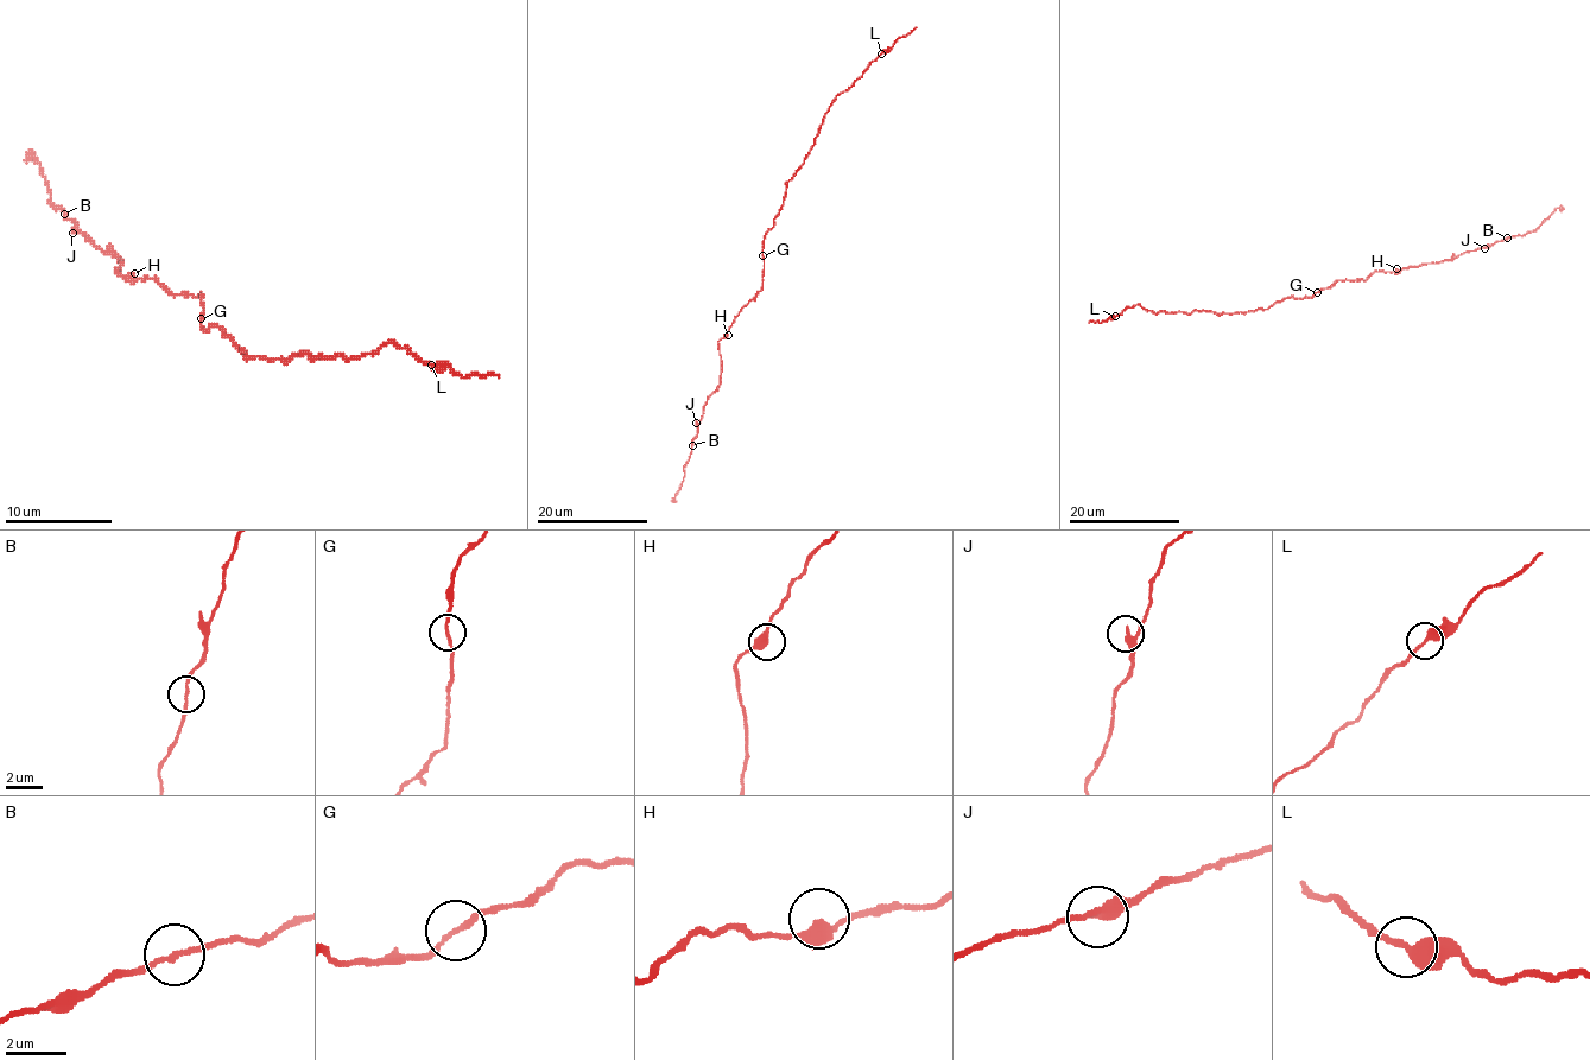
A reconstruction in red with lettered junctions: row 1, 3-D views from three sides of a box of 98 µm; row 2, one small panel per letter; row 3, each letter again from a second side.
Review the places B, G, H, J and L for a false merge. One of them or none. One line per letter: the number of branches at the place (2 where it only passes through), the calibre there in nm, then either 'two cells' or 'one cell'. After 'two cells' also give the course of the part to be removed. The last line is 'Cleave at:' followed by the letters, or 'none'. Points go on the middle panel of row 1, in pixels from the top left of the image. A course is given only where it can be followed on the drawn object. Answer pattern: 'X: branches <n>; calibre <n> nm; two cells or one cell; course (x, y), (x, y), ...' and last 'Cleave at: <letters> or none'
B: branches 2; calibre 150 nm; one cell
G: branches 2; calibre 160 nm; one cell
H: branches 2; calibre 400 nm; one cell
J: branches 2; calibre 320 nm; one cell
L: branches 2; calibre 360 nm; one cell
Cleave at: none

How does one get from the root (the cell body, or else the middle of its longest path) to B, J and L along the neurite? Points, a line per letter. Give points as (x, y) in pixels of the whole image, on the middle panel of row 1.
B: (762, 255), (762, 289), (717, 342), (720, 387), (704, 406), (691, 445)
J: (762, 255), (762, 289), (717, 342), (720, 387), (708, 398), (703, 417), (696, 423)
L: (762, 255), (764, 235), (773, 226), (783, 205), (787, 183), (804, 162), (830, 103), (881, 54)

